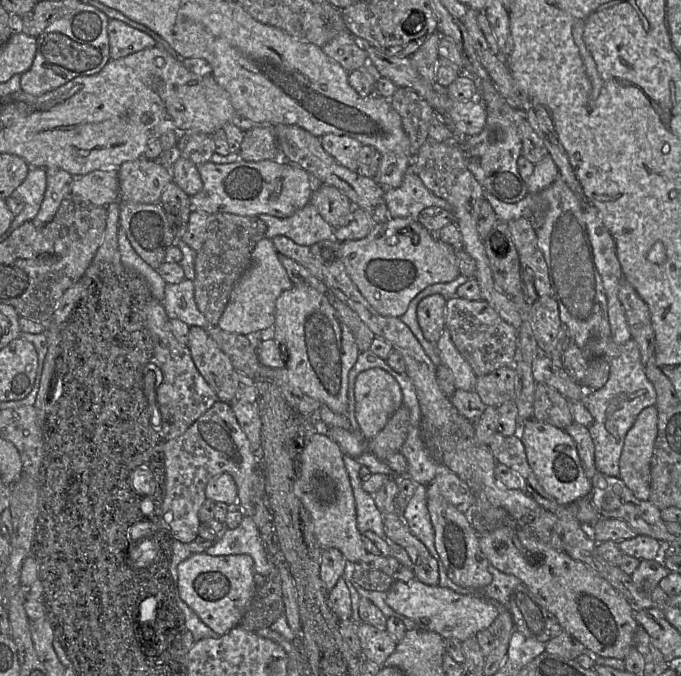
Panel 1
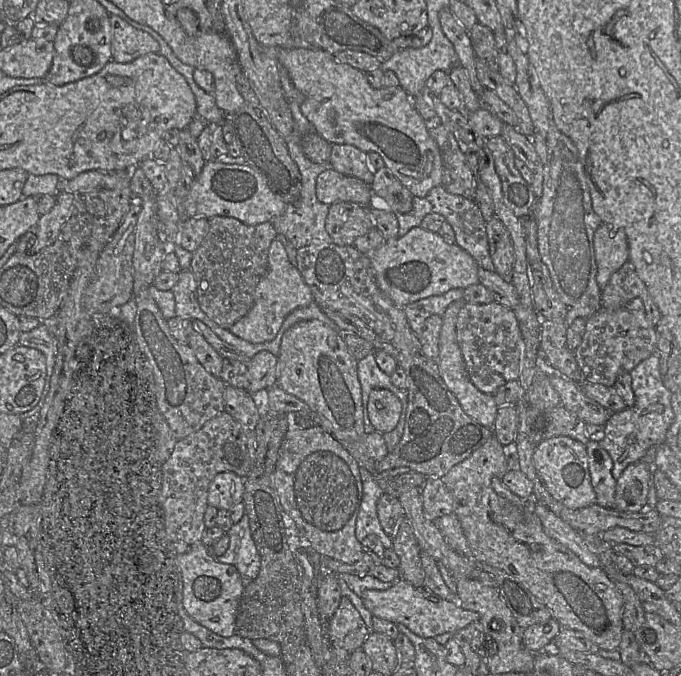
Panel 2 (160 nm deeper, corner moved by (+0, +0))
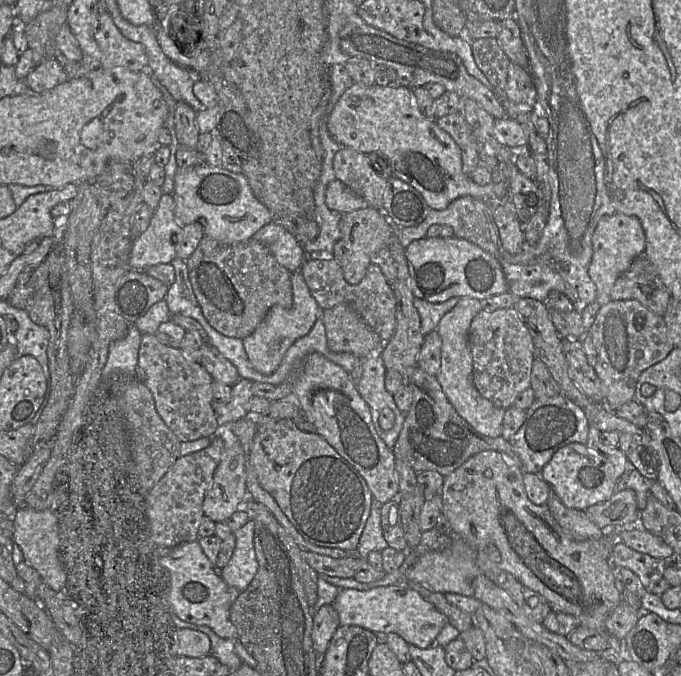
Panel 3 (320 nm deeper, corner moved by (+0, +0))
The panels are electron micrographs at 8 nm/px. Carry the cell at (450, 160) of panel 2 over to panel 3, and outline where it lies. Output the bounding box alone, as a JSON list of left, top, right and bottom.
[435,112,479,177]

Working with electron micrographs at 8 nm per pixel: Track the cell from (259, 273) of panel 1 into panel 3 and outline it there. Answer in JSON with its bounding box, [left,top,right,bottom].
[242,273,322,375]

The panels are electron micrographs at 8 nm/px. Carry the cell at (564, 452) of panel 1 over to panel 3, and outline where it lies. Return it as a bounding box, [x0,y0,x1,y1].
[540,442,617,510]

